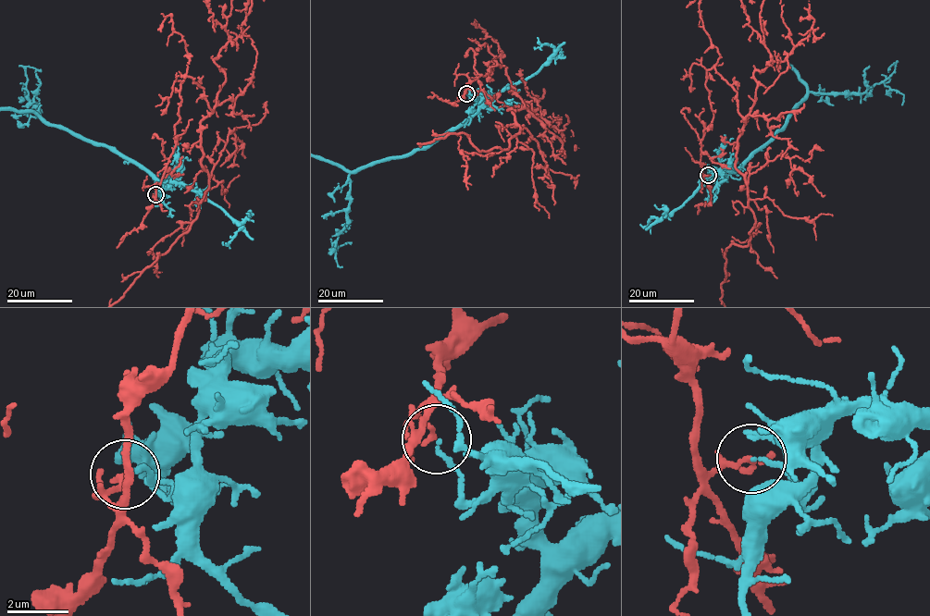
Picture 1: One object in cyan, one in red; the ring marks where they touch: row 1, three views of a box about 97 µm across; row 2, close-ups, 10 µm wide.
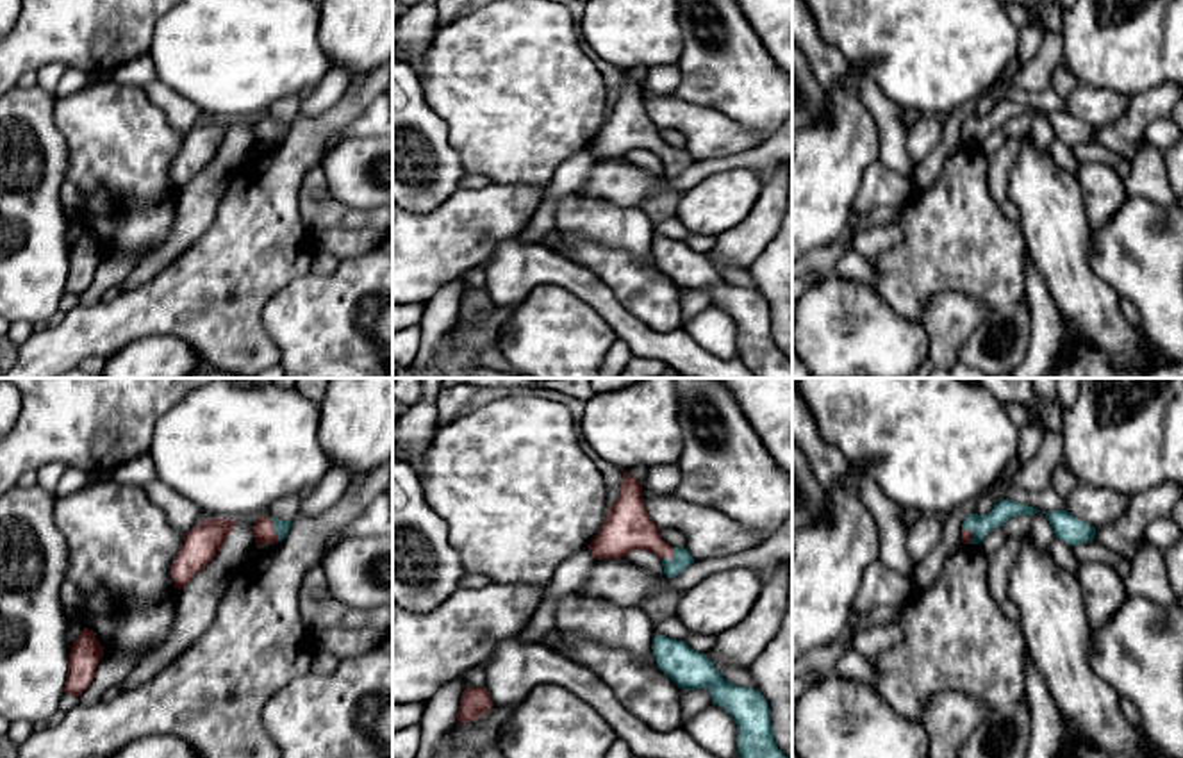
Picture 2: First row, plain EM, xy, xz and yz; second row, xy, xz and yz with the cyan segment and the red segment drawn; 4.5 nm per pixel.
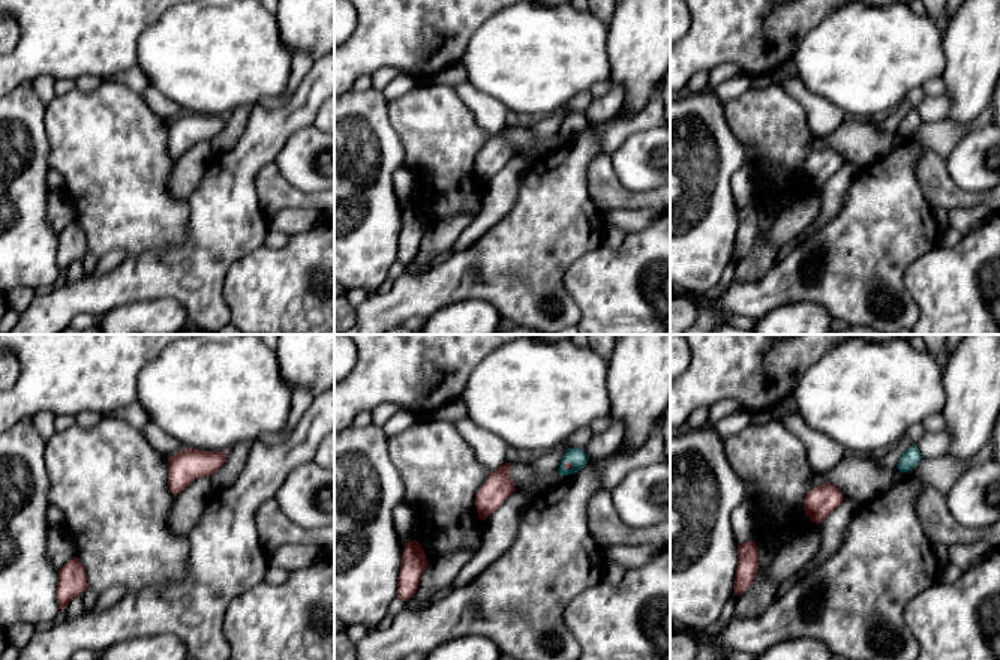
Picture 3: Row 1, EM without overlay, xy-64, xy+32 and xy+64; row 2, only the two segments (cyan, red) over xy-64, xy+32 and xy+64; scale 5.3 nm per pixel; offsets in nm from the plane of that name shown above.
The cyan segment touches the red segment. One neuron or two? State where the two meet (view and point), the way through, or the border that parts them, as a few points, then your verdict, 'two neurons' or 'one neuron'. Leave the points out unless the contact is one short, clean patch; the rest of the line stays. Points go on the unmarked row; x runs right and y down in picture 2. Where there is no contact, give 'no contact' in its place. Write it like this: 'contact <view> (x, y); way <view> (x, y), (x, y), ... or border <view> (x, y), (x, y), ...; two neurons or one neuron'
contact xy (273, 129); two neurons

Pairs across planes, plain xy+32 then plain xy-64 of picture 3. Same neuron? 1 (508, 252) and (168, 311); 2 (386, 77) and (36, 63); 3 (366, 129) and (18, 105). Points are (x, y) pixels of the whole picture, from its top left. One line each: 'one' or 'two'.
1: two
2: two
3: one

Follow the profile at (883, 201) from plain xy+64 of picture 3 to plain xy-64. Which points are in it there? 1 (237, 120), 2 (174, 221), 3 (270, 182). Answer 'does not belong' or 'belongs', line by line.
1: does not belong
2: does not belong
3: does not belong

